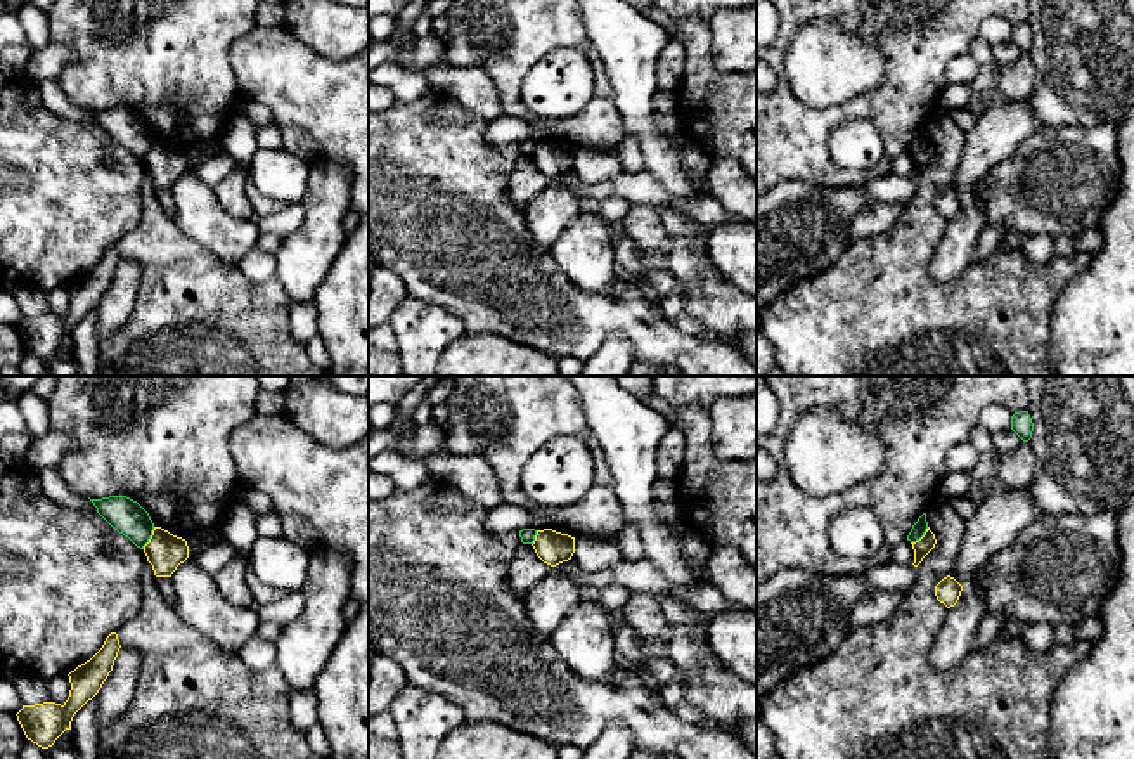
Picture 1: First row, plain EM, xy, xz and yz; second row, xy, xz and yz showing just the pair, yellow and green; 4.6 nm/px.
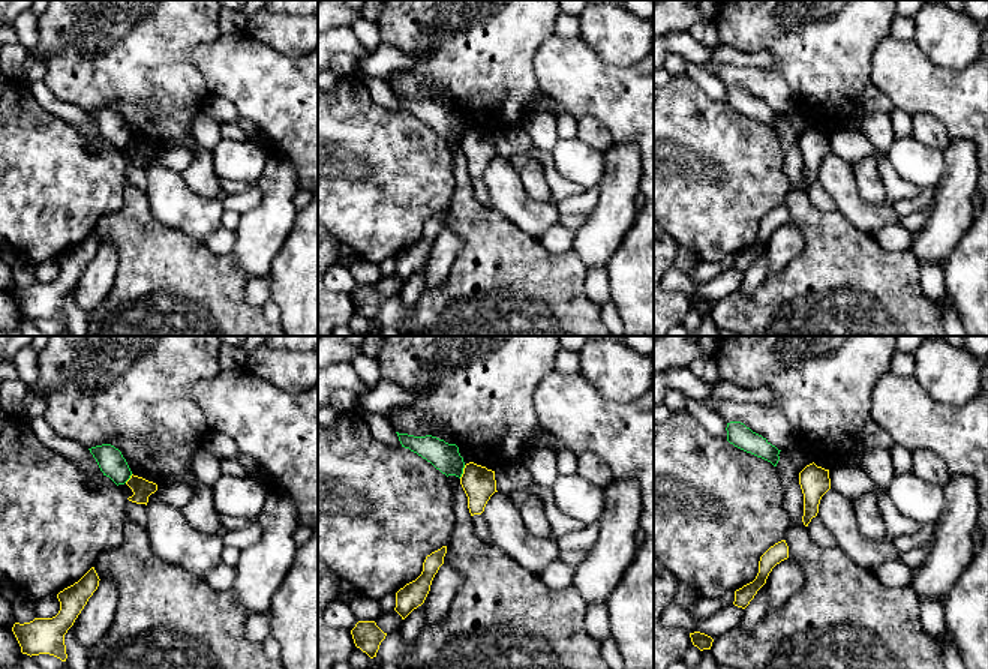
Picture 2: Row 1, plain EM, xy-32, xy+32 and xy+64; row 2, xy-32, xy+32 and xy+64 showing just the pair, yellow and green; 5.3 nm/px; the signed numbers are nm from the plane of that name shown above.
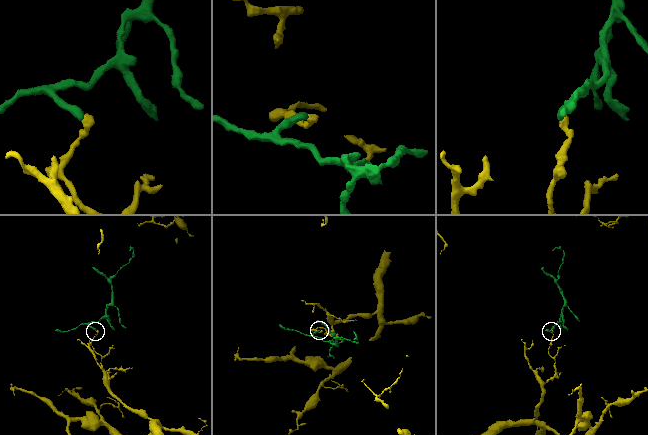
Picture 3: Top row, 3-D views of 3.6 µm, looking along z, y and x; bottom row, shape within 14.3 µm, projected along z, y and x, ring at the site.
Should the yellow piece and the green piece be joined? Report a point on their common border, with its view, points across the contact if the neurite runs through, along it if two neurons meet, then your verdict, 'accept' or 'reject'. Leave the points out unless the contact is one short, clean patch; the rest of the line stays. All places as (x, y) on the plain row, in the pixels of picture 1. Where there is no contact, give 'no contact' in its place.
meets yellow in xy at (151, 149); border along xy (154, 139), (142, 160); reject

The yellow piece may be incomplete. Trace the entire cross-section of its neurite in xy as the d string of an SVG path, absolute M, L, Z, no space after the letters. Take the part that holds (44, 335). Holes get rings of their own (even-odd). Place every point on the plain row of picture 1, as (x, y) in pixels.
M111 244L90 272L71 282L68 286L71 302L62 317L55 314L23 317L16 328L26 350L48 360L66 341L71 341L74 326L99 305L113 282L119 260L118 246Z

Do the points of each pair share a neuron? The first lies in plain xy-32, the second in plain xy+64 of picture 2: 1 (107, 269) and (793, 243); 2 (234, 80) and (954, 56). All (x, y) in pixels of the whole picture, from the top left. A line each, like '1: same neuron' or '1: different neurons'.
1: same neuron
2: different neurons

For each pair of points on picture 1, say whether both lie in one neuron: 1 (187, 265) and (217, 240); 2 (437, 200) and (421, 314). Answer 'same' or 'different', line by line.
1: different
2: different

